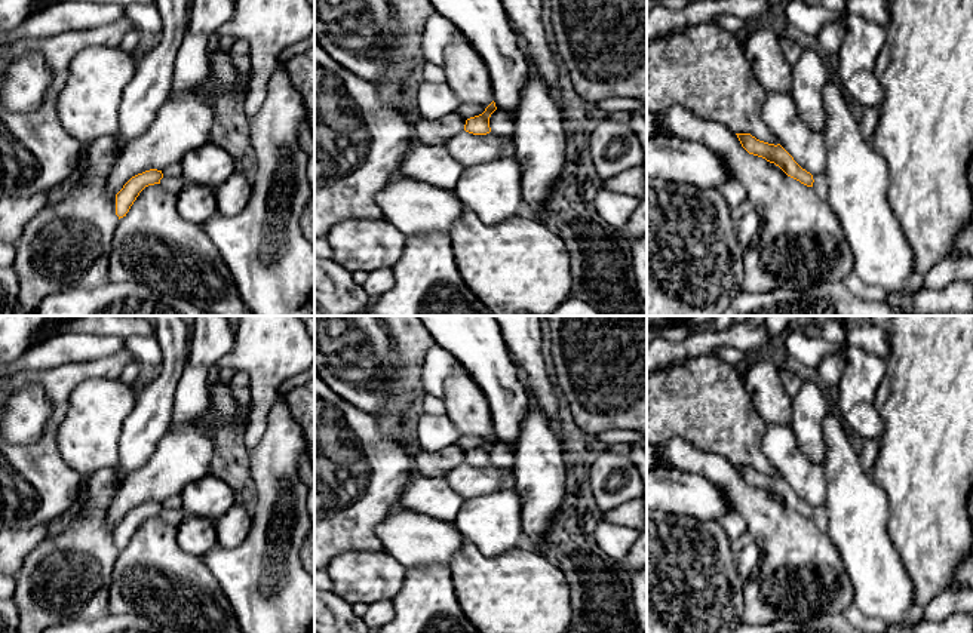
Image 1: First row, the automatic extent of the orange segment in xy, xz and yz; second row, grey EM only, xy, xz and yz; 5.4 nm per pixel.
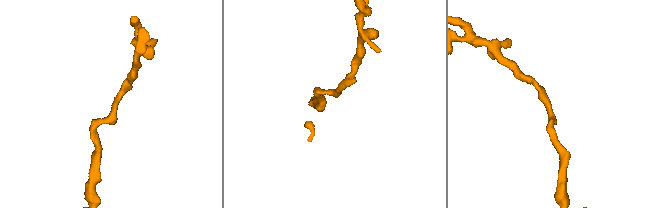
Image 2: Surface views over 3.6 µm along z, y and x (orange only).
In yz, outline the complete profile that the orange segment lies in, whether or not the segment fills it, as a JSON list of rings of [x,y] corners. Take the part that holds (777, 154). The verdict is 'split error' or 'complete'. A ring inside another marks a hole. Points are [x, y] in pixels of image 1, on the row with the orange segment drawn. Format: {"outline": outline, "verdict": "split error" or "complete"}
{"outline": [[[736,133],[742,147],[753,156],[762,157],[779,166],[788,176],[799,181],[807,187],[813,187],[813,175],[802,169],[794,157],[780,145],[768,144],[756,139],[751,133]]], "verdict": "complete"}

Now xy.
{"outline": [[[150,169],[132,176],[116,194],[116,215],[119,216],[119,219],[126,216],[131,206],[145,187],[160,184],[162,178],[163,173],[157,169]]], "verdict": "complete"}

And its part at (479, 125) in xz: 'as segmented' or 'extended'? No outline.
as segmented

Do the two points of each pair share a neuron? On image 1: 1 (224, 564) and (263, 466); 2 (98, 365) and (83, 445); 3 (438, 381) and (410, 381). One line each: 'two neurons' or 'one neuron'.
1: one neuron
2: two neurons
3: two neurons

